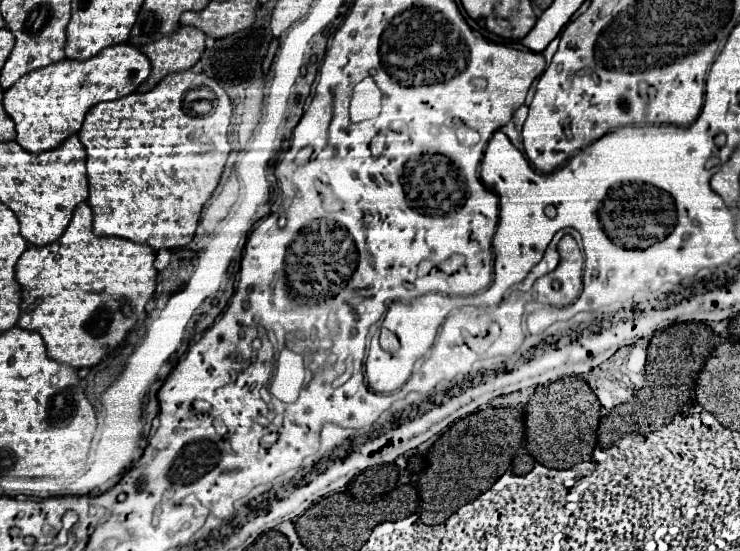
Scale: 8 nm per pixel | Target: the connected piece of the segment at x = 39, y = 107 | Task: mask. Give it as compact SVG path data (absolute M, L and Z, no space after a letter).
M114 44L88 60L60 60L52 66L38 68L22 76L4 92L4 108L16 124L16 142L28 152L58 148L68 136L82 128L88 108L98 102L118 100L132 94L150 74L150 60L140 48Z

